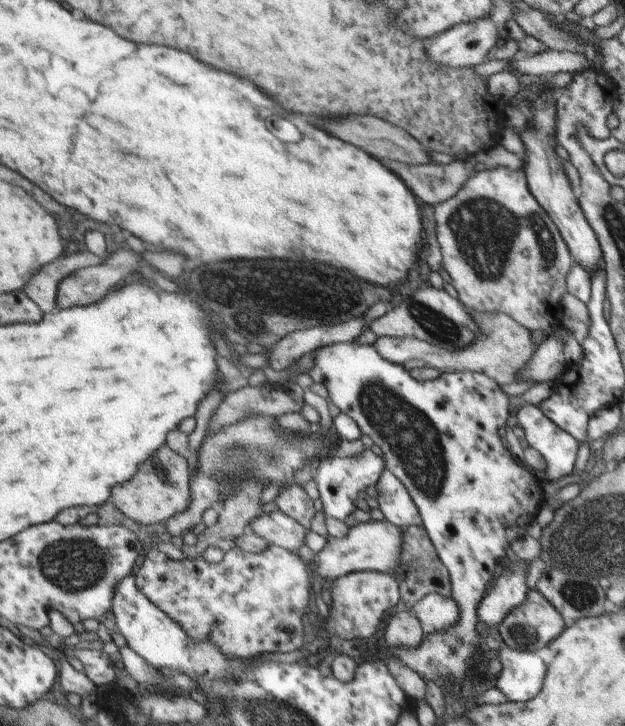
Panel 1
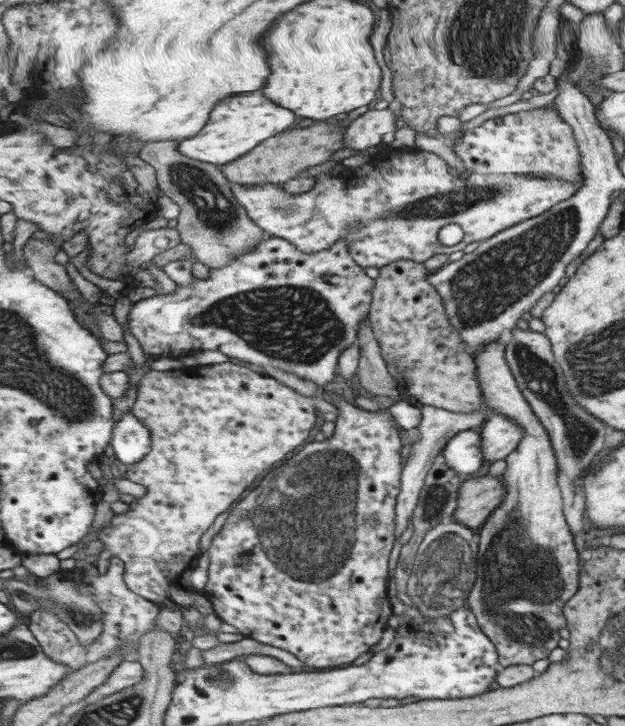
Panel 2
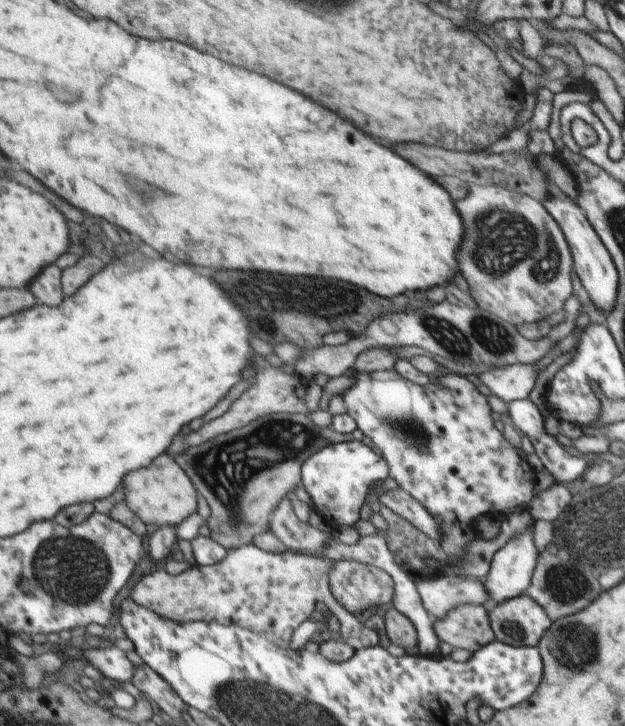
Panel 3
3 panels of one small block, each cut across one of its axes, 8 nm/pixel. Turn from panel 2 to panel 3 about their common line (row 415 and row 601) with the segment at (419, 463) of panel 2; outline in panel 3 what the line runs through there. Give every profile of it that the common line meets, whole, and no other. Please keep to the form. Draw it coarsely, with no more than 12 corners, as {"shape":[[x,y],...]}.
{"shape":[[447,573],[416,580],[436,620],[462,604],[489,606],[480,579]]}

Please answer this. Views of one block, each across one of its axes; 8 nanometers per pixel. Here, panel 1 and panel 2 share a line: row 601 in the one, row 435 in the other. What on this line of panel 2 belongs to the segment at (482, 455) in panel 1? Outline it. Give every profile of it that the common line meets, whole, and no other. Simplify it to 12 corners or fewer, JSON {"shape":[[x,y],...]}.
{"shape":[[457,432],[441,452],[461,476],[485,470],[483,437]]}

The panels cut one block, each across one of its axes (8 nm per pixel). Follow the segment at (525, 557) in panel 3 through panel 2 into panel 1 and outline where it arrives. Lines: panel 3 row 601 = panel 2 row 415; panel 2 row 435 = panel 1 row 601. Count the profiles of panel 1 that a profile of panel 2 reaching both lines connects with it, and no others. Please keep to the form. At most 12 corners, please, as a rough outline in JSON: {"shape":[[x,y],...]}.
{"shape":[[529,562],[500,573],[480,601],[479,620],[489,629],[526,598]]}

